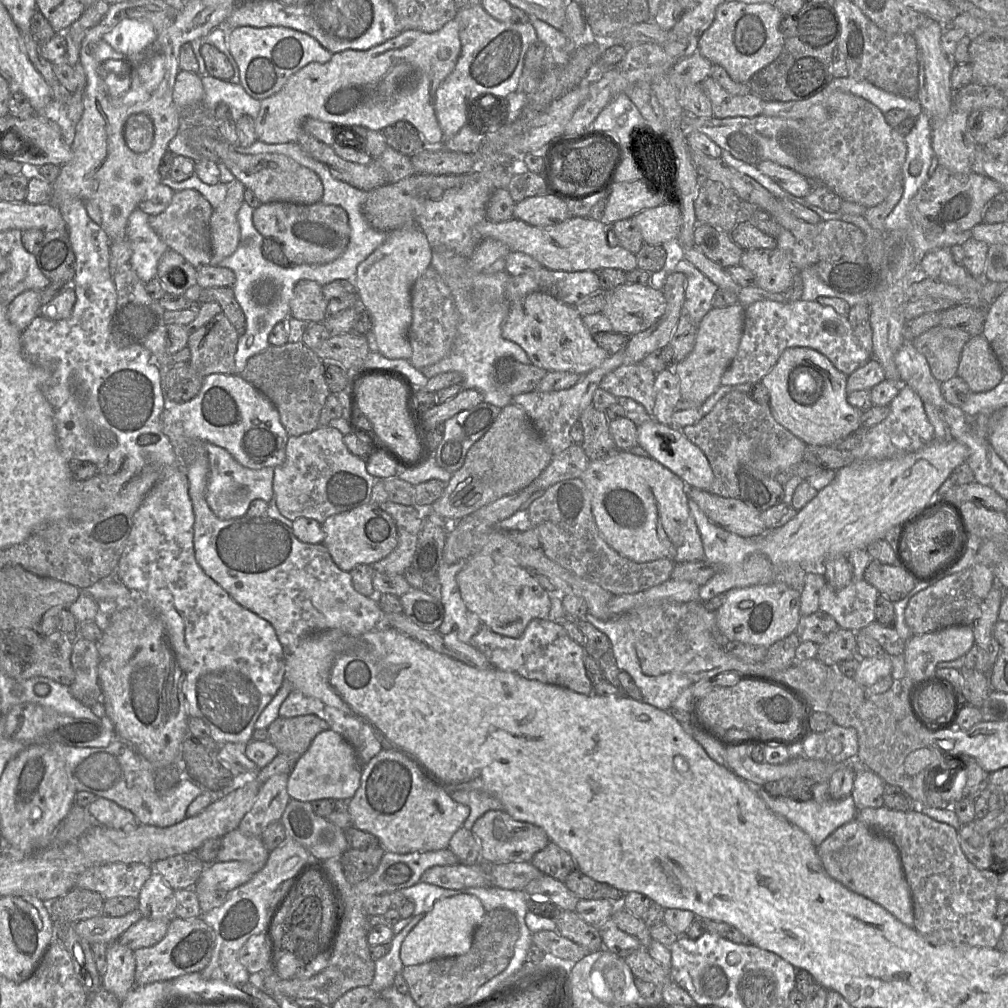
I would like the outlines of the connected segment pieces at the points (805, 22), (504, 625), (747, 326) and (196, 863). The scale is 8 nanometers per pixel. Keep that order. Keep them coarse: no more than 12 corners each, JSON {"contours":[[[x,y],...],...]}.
{"contours":[[[827,2],[781,23],[778,58],[749,81],[764,102],[806,100],[833,78]],[[473,555],[456,581],[495,633],[519,638],[548,619],[548,592],[530,571]],[[817,301],[745,307],[721,385],[761,382],[793,347],[847,376],[874,359]],[[195,852],[152,868],[175,890],[194,888],[206,864]]]}

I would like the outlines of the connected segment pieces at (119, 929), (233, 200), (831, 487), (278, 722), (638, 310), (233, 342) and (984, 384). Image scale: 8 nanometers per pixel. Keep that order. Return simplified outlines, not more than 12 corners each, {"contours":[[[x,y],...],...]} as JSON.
{"contours":[[[136,909],[124,916],[103,914],[74,924],[89,944],[109,945],[136,923]],[[234,179],[210,220],[211,266],[240,241],[245,186]],[[955,439],[853,462],[785,525],[740,537],[688,497],[708,601],[866,549],[939,498]],[[316,715],[279,716],[268,741],[279,753],[302,755],[329,728]],[[628,284],[605,292],[613,332],[632,336],[666,311],[662,290]],[[224,313],[189,334],[202,377],[235,375],[239,336]],[[989,342],[964,344],[956,376],[972,392],[986,392],[1004,371]]]}

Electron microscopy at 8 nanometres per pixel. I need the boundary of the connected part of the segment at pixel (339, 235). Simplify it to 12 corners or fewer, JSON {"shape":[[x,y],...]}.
{"shape":[[275,201],[253,224],[293,264],[326,264],[351,229],[337,205]]}

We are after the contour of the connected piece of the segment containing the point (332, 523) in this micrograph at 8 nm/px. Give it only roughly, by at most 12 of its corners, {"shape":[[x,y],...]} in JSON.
{"shape":[[373,503],[321,524],[324,546],[347,572],[398,544],[394,519]]}

